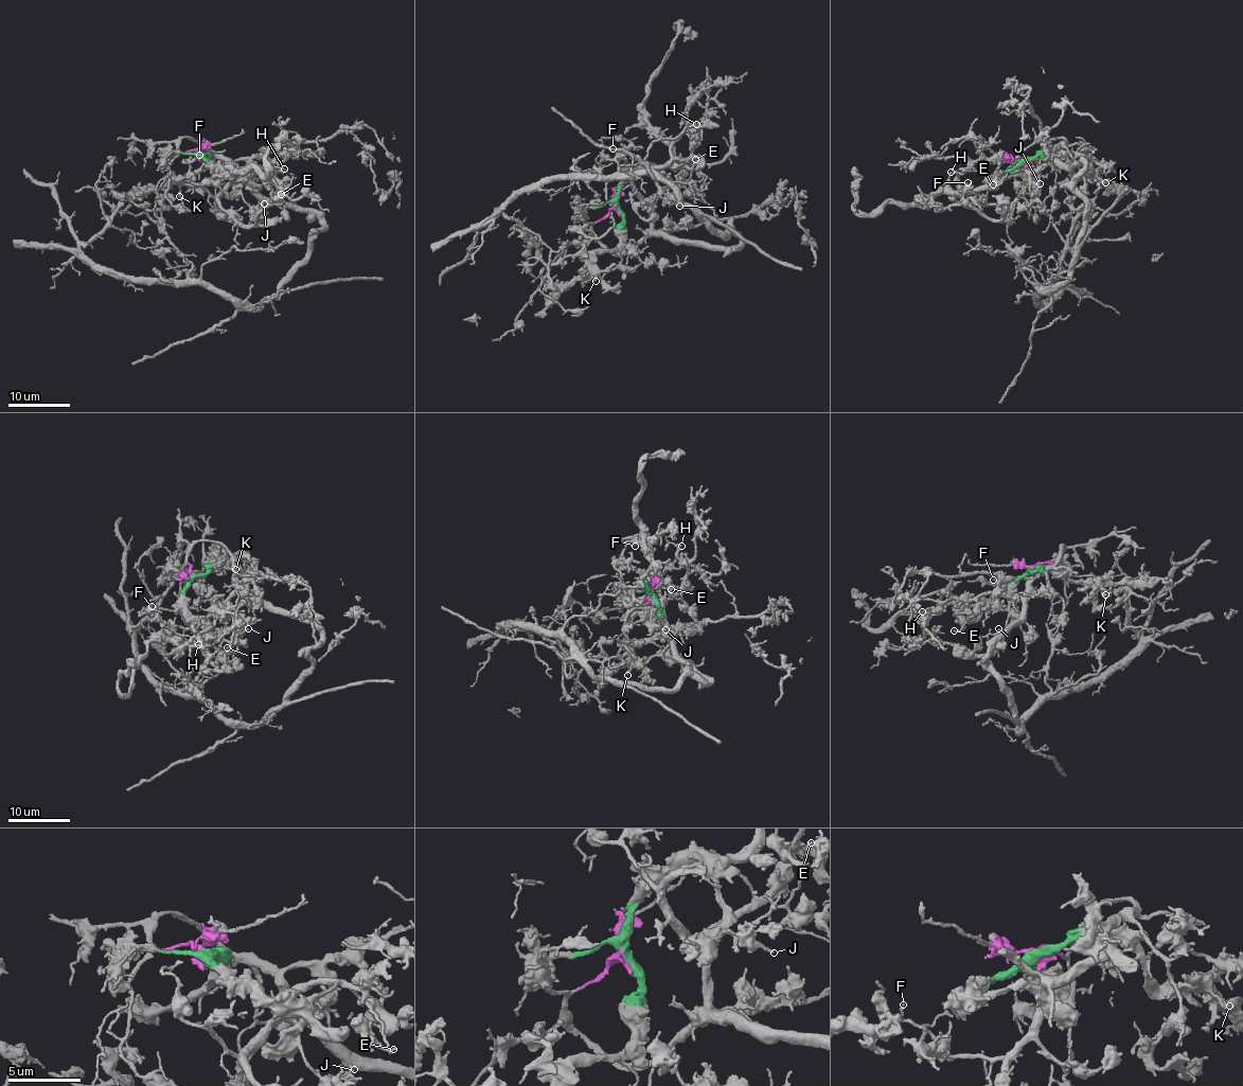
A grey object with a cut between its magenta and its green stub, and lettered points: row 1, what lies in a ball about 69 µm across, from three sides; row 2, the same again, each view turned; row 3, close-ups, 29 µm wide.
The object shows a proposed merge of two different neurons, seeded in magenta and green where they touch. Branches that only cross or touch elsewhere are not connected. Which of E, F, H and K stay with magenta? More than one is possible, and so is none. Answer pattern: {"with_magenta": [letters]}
{"with_magenta": ["E", "F", "H"]}

